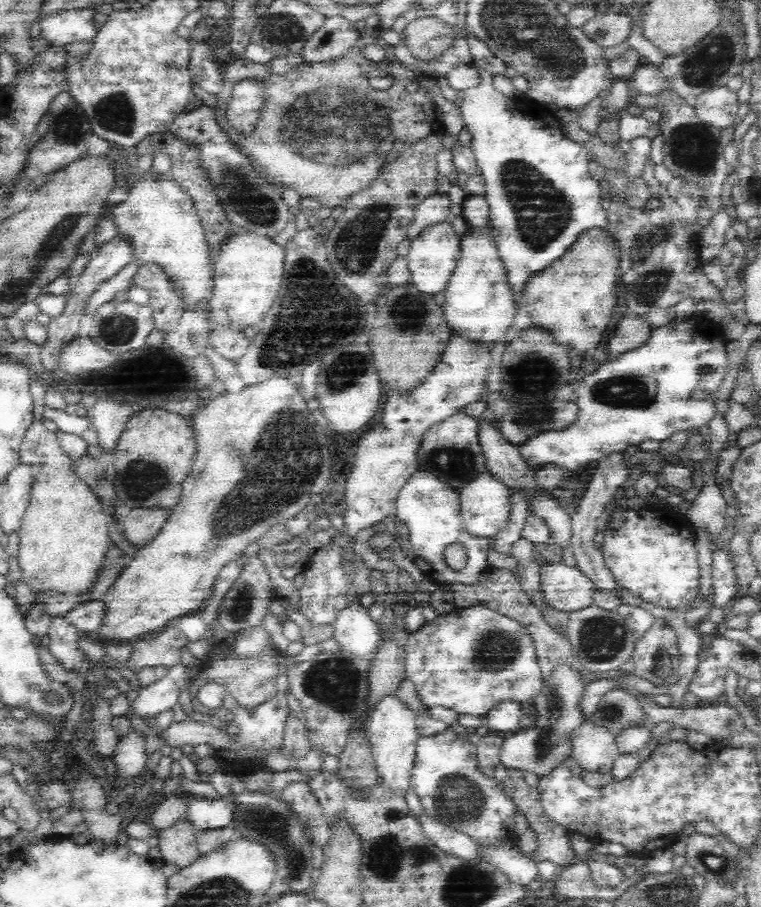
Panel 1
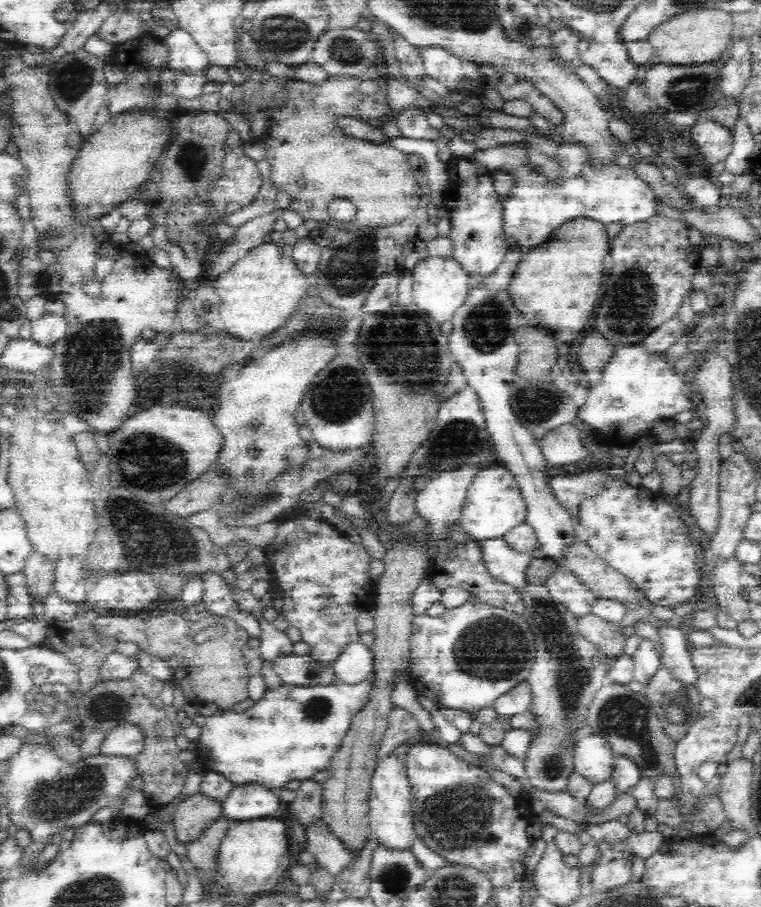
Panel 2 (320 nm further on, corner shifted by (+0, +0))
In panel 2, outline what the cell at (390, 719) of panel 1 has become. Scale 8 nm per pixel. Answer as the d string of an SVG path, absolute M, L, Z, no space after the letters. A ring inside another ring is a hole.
M392 749L390 754L380 758L371 778L369 819L373 838L392 849L411 847L415 835L412 803L413 796L405 762L399 758L397 750Z

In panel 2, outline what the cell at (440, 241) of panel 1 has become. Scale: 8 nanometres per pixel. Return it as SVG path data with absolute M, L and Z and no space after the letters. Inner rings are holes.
M429 255L428 258L420 260L416 268L412 270L413 301L419 309L442 325L451 320L454 311L463 303L470 281L469 275L461 268L453 255Z

